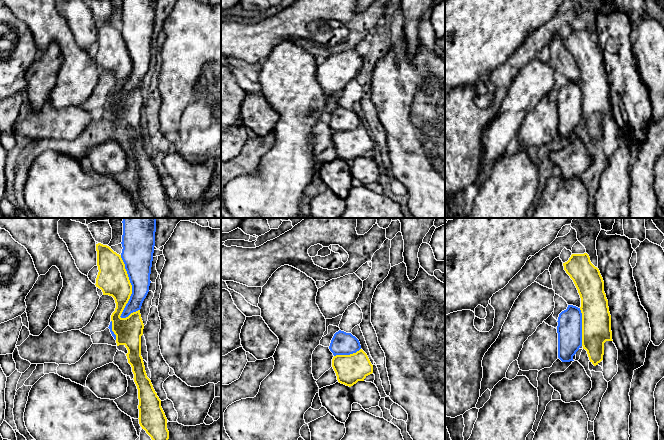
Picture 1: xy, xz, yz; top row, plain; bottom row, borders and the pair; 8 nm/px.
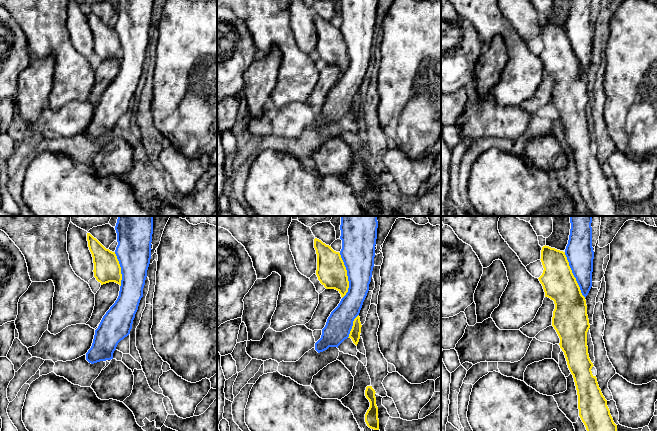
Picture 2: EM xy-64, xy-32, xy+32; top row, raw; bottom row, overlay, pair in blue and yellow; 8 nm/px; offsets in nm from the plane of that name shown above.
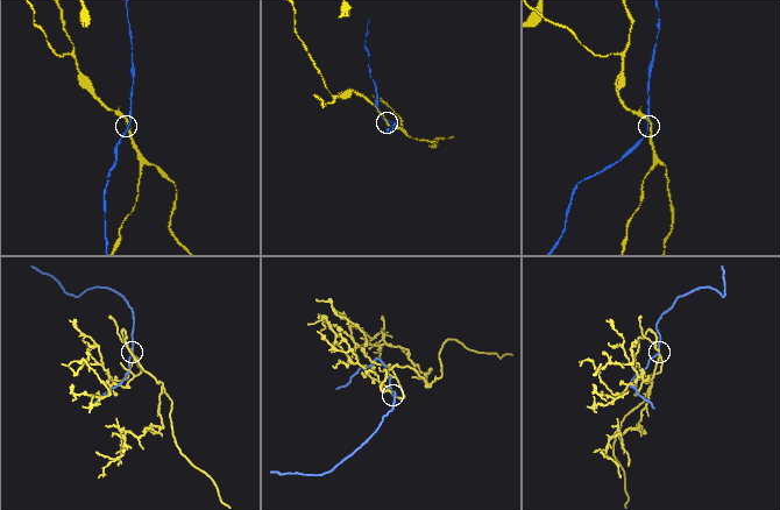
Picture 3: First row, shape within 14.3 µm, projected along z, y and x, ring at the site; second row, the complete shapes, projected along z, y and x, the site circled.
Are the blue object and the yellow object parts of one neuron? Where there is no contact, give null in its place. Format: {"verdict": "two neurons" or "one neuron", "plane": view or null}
{"verdict": "two neurons", "plane": "xy"}

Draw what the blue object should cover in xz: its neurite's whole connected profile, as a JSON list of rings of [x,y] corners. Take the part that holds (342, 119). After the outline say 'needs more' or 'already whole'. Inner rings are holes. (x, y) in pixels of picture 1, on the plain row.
[[[339,106],[331,116],[330,127],[336,131],[350,131],[361,125],[359,116],[351,109]]] | already whole

